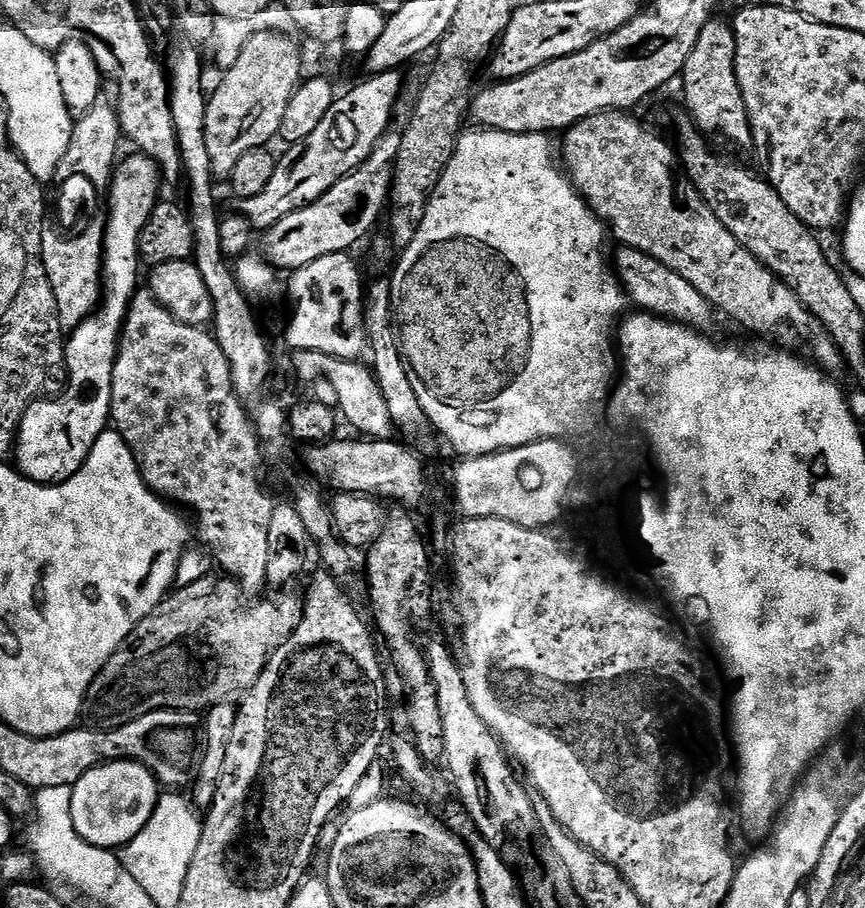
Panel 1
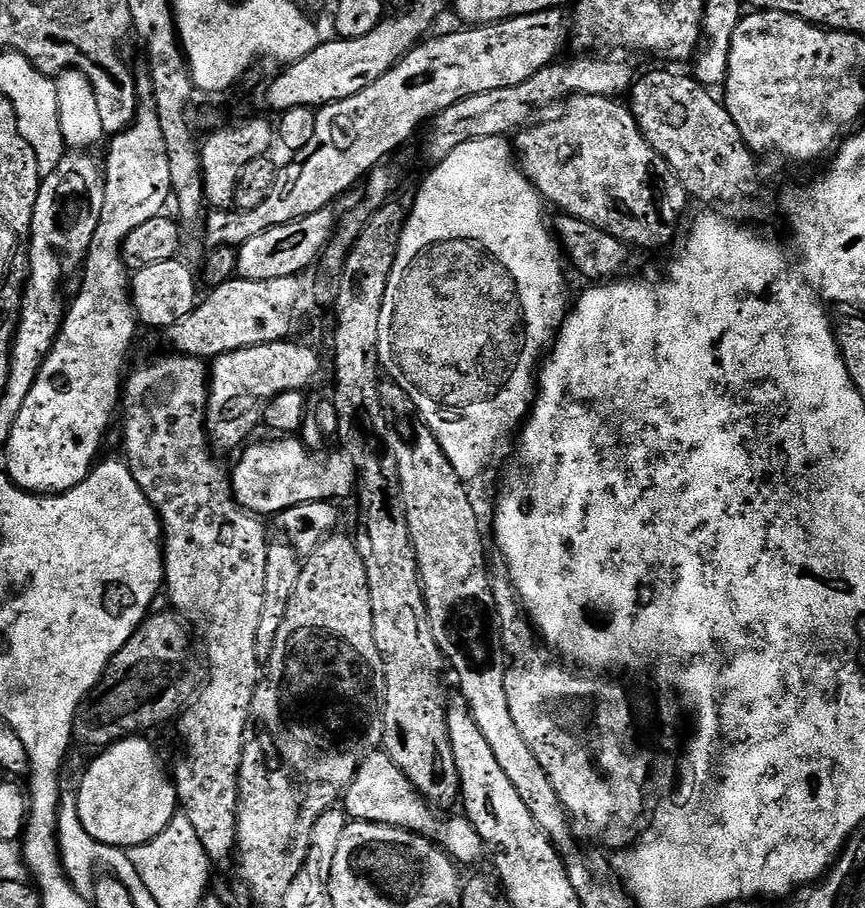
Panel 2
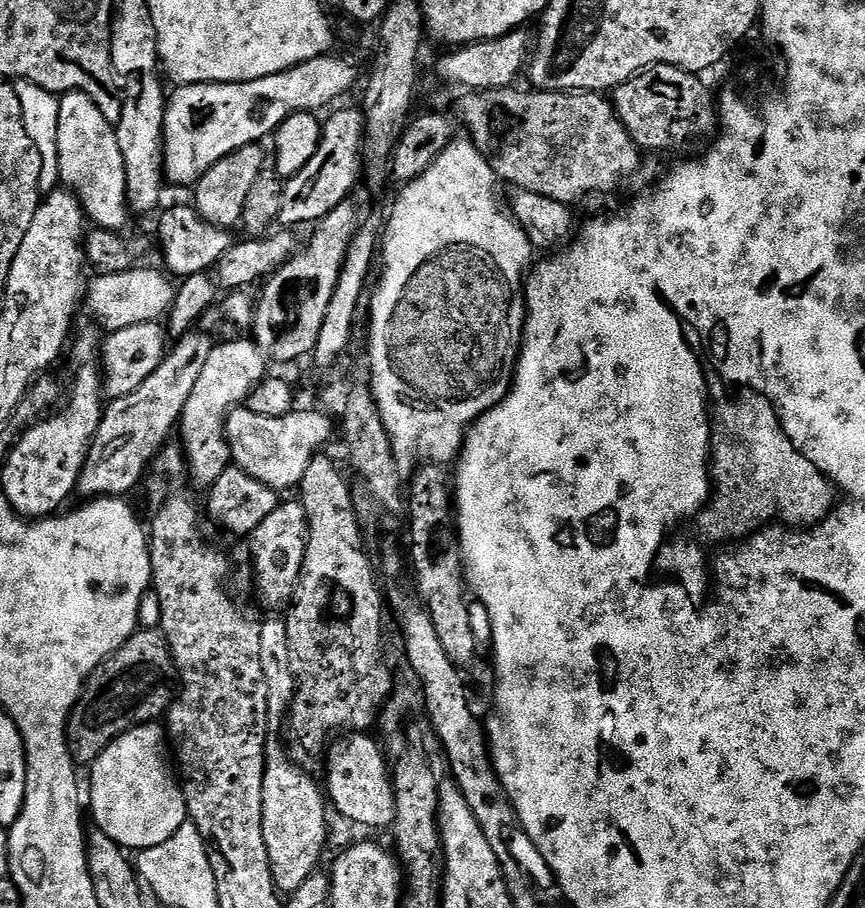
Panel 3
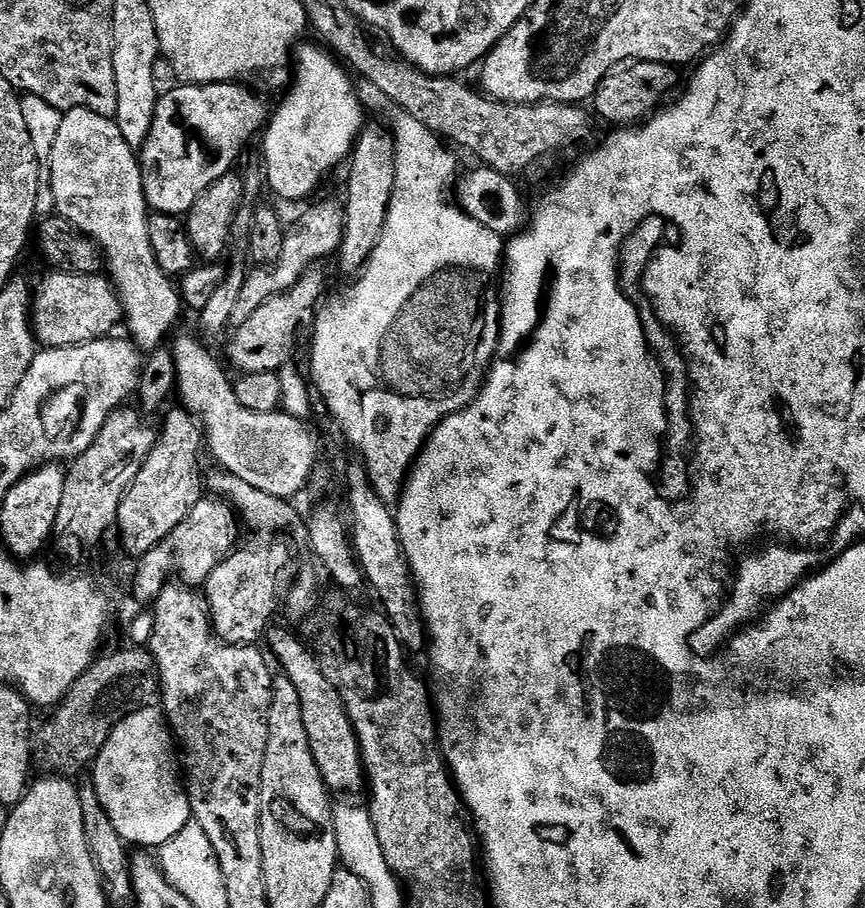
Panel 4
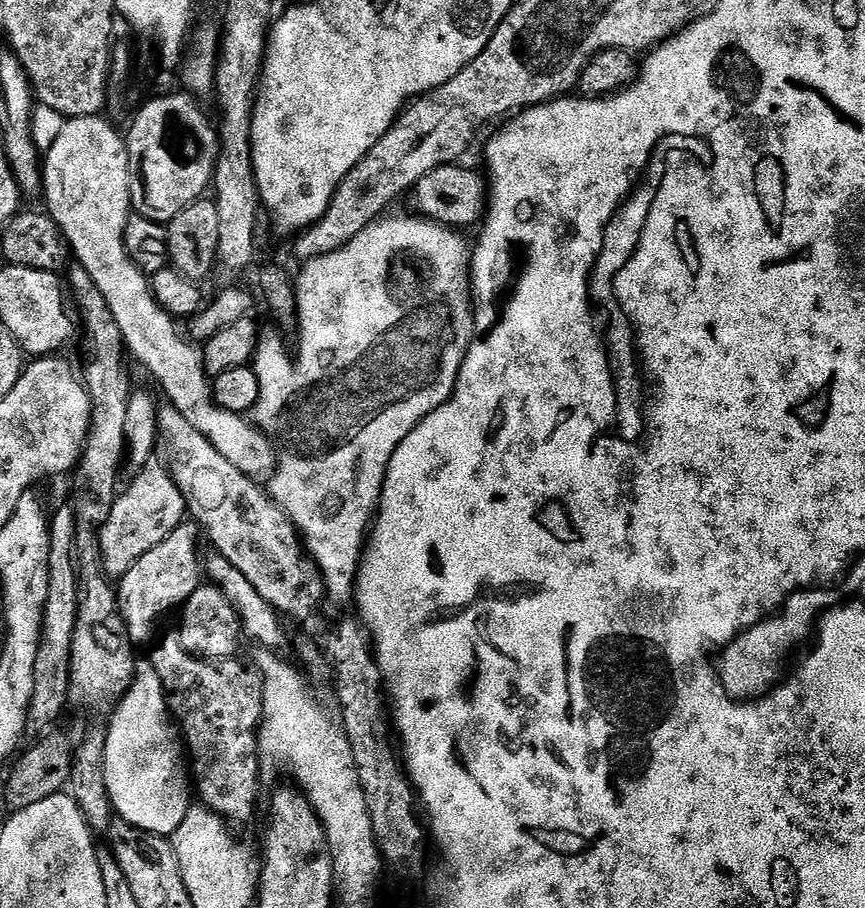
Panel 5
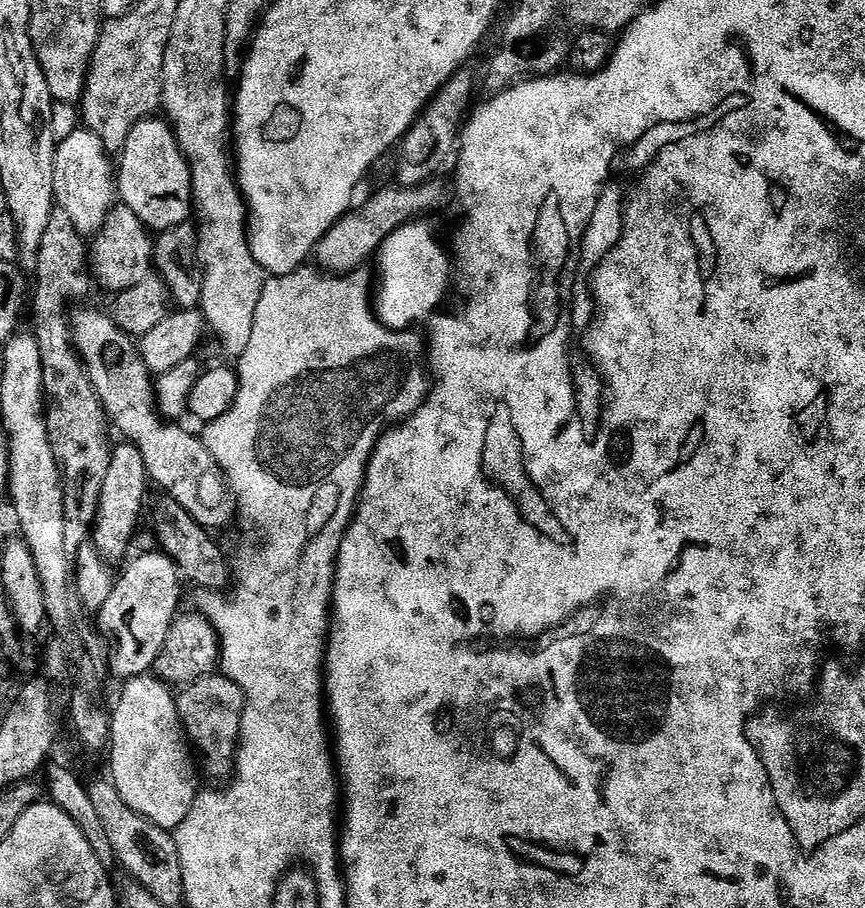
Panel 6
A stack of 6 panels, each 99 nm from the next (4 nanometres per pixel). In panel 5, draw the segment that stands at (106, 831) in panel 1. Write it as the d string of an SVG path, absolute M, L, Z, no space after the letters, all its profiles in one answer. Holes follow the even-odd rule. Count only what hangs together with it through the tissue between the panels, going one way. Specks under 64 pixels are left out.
M140 666L136 670L136 679L128 692L117 704L106 724L106 790L110 794L112 811L127 824L141 828L143 832L152 832L155 836L171 837L182 826L190 807L190 768L186 763L186 748L182 737L168 711L168 699L162 682L156 671L150 666Z

